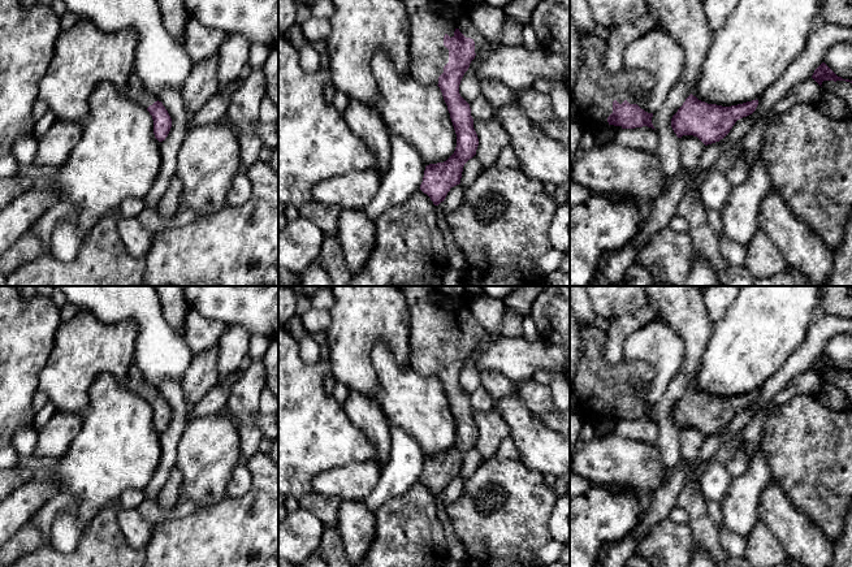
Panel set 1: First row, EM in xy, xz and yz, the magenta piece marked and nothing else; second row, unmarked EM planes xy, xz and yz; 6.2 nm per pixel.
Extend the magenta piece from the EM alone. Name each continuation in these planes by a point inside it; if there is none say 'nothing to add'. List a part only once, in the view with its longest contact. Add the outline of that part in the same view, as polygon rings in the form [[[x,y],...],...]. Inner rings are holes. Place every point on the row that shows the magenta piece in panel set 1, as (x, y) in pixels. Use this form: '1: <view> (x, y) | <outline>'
1: xz (429, 20) | [[[402,0],[410,18],[410,62],[408,75],[421,85],[438,85],[438,77],[449,62],[449,49],[444,46],[444,36],[454,36],[458,29],[466,38],[475,42],[475,53],[483,48],[485,38],[471,21],[470,8],[464,5],[444,5],[437,0]]]

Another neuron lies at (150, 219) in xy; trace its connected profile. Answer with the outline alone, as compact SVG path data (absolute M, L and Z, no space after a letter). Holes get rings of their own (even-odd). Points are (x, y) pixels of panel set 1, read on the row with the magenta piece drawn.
M181 207L178 213L172 218L163 218L156 209L144 208L137 215L137 220L152 235L165 231L168 229L181 228L199 220L200 216L187 207Z

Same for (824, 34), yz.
M818 12L804 51L787 66L783 74L757 98L756 111L735 122L730 133L719 142L705 146L699 161L699 172L708 172L728 148L739 144L745 134L757 124L764 113L783 99L792 87L812 78L823 62L827 48L840 40L852 42L852 27L827 23Z

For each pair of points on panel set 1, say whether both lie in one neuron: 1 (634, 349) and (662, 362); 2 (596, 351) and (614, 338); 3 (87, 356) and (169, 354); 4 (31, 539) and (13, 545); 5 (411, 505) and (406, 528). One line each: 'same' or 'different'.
1: same
2: different
3: different
4: same
5: same

